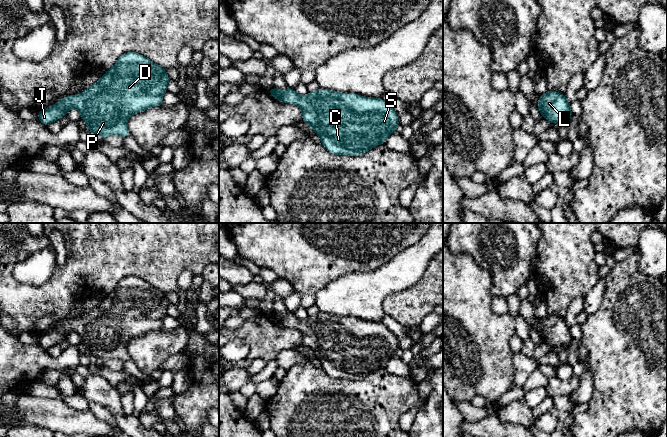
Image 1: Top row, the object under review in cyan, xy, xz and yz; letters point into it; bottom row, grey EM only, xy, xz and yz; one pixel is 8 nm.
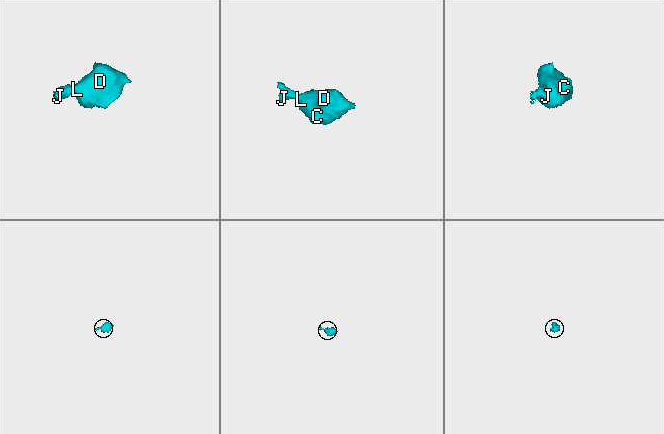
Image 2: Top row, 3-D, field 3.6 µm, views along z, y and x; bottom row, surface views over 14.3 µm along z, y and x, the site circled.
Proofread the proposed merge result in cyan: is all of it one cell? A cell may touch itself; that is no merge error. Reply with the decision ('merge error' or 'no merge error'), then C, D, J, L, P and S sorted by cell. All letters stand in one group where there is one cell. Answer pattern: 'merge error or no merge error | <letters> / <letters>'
no merge error | C D J L P S

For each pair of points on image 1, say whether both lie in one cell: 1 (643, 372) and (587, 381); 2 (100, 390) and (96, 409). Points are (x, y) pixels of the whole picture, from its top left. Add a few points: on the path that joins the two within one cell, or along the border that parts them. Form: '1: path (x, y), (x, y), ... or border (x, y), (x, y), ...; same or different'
1: border (589, 357), (592, 395), (587, 402); different
2: border (88, 400), (105, 406), (115, 419); different

